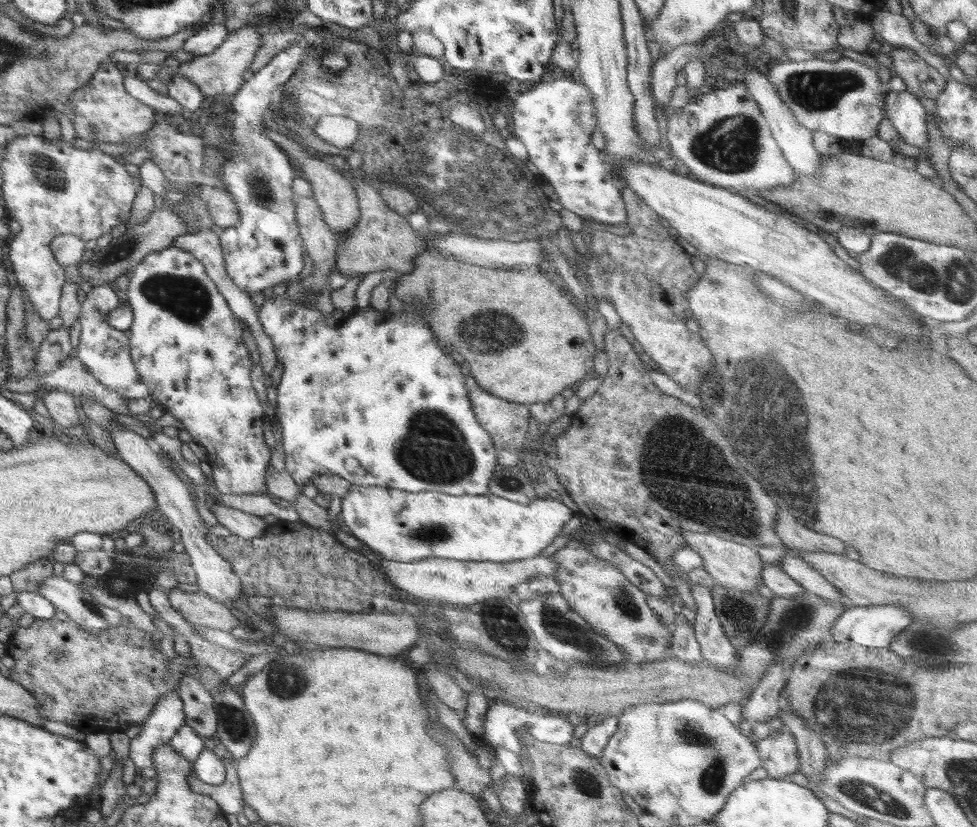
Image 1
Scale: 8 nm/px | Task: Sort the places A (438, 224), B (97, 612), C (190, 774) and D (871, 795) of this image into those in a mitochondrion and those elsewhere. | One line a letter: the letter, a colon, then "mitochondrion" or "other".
A: mitochondrion
B: mitochondrion
C: other
D: mitochondrion

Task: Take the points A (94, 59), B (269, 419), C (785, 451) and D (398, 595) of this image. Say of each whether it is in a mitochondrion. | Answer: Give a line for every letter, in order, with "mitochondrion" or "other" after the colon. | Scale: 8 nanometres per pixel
A: other
B: other
C: mitochondrion
D: other

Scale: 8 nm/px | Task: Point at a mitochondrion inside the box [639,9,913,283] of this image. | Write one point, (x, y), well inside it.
(732, 144)

